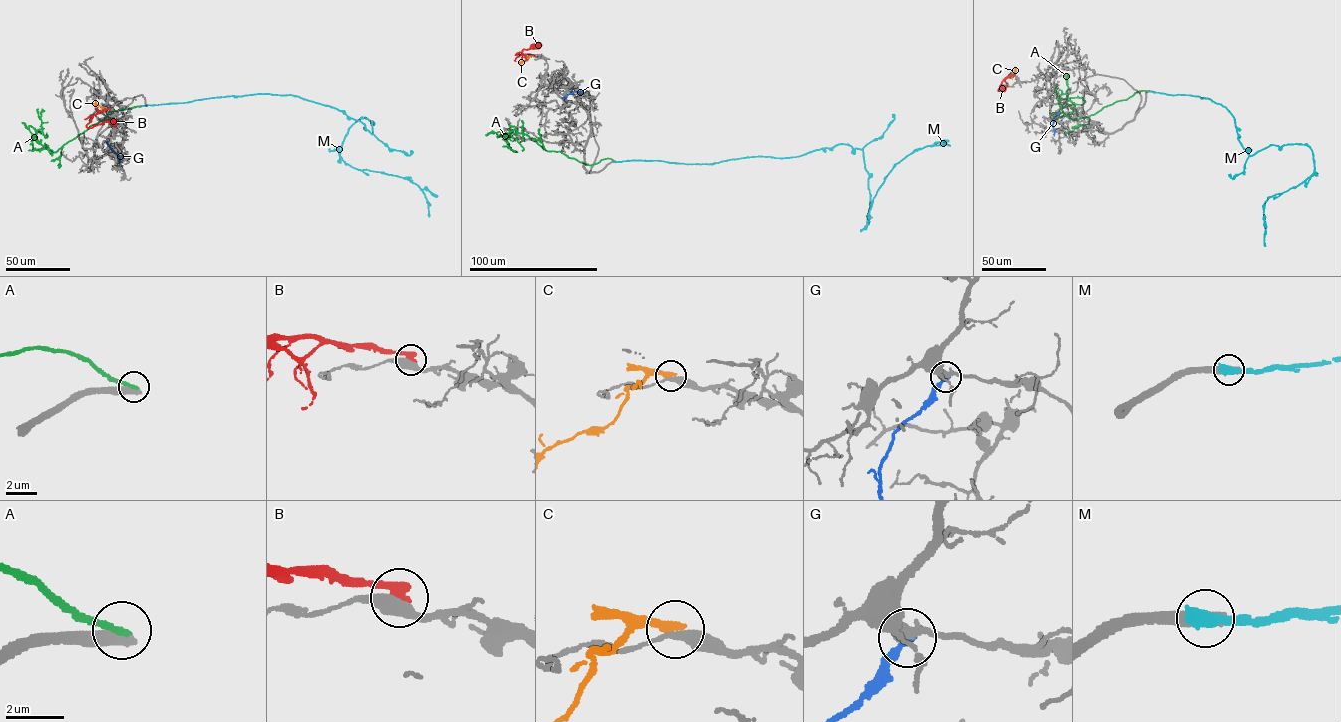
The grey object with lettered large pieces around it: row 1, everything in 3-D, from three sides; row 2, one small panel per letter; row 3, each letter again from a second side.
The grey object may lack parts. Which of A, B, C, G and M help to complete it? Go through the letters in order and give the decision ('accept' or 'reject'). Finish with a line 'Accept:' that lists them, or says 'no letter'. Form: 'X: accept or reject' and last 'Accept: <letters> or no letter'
A: reject
B: reject
C: reject
G: reject
M: reject
Accept: no letter

